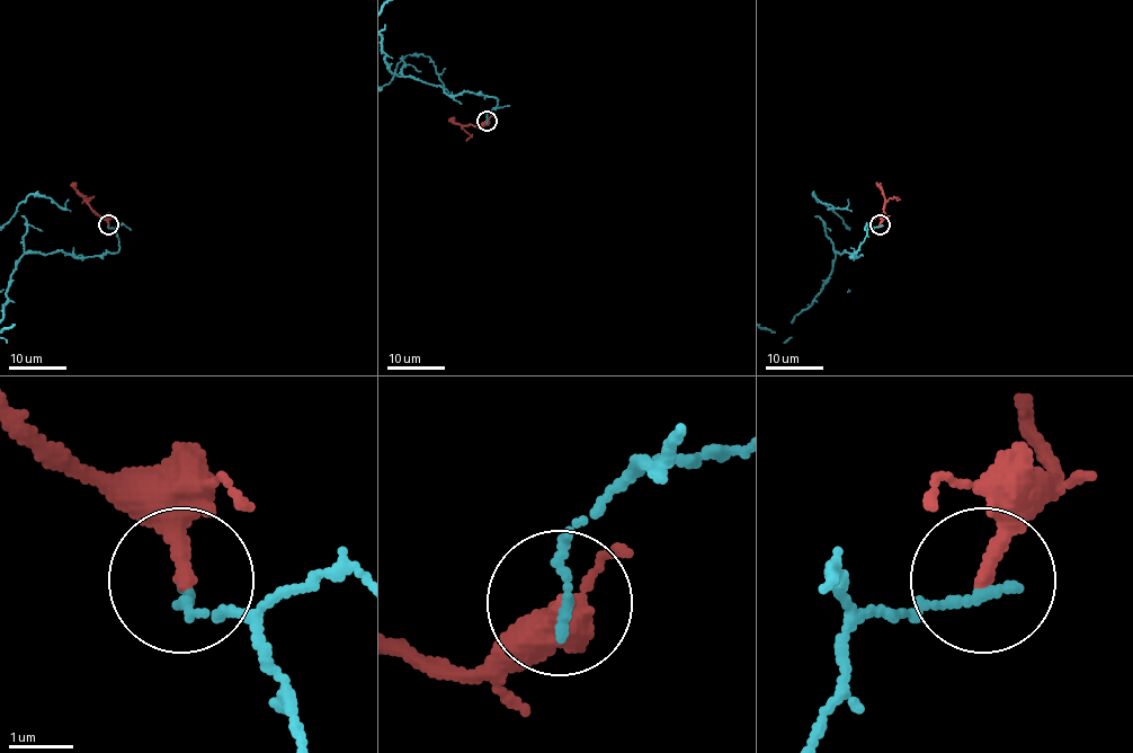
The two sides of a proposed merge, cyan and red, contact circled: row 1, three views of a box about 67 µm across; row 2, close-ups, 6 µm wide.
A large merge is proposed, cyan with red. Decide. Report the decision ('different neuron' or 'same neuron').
different neuron

